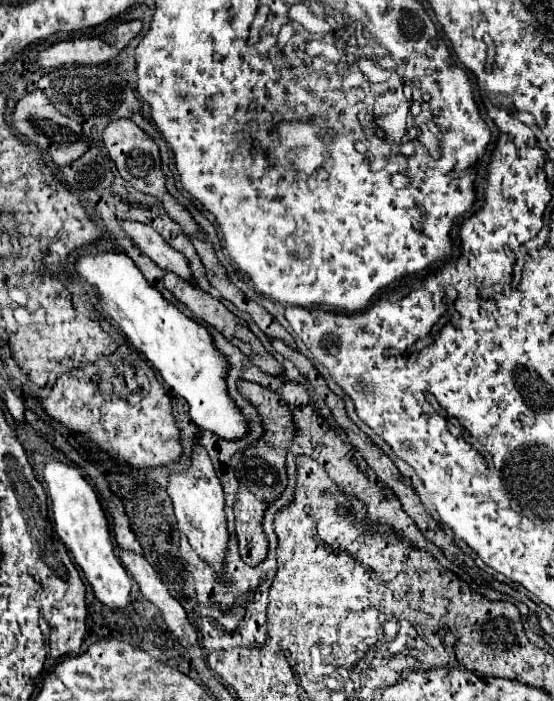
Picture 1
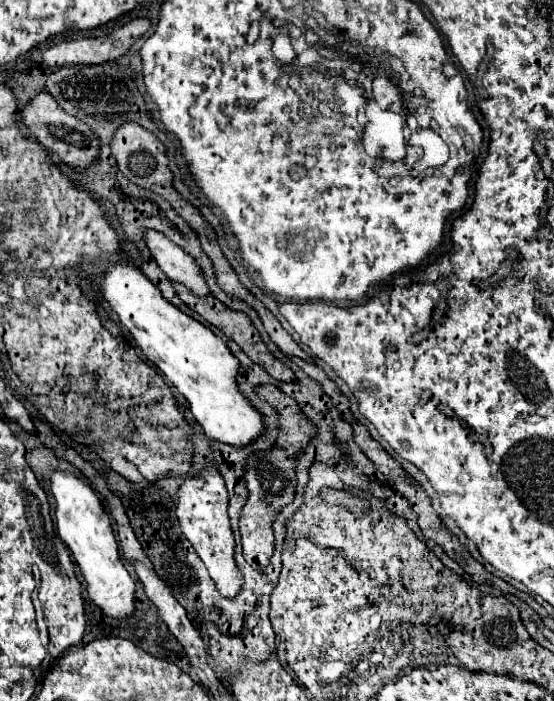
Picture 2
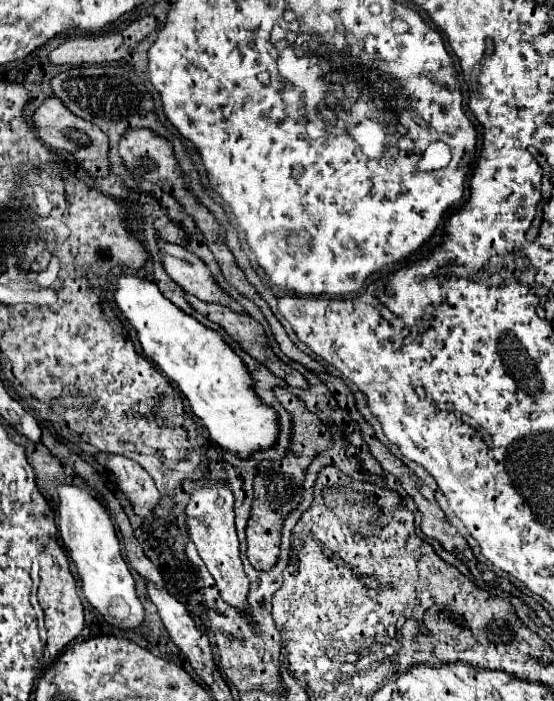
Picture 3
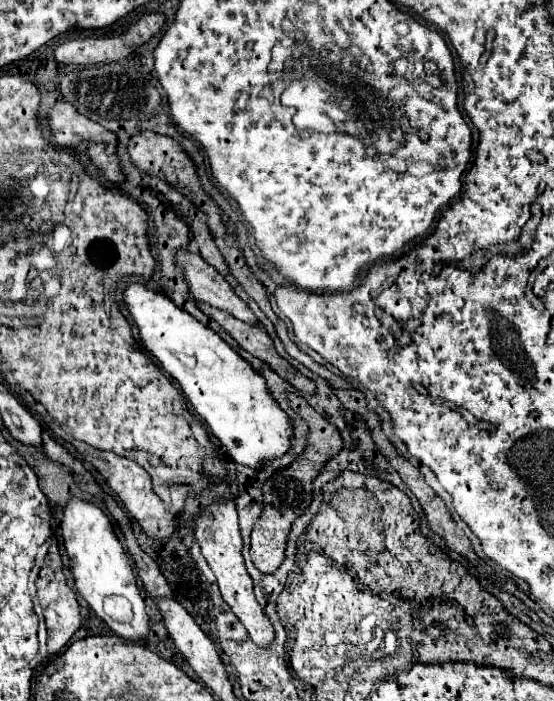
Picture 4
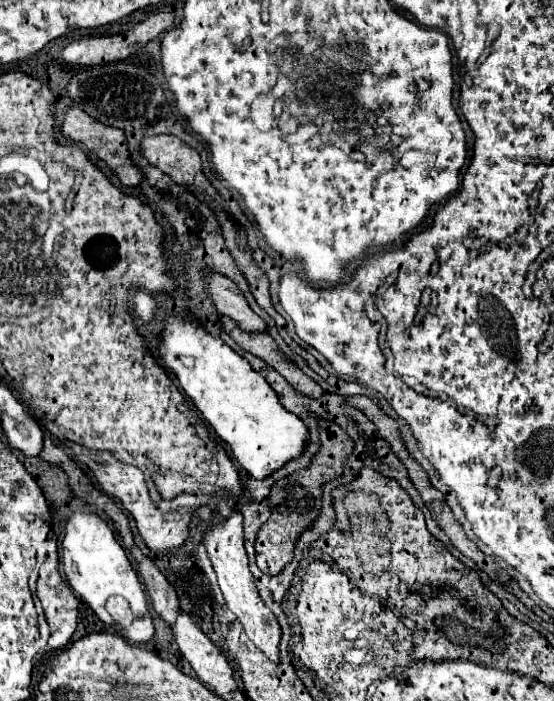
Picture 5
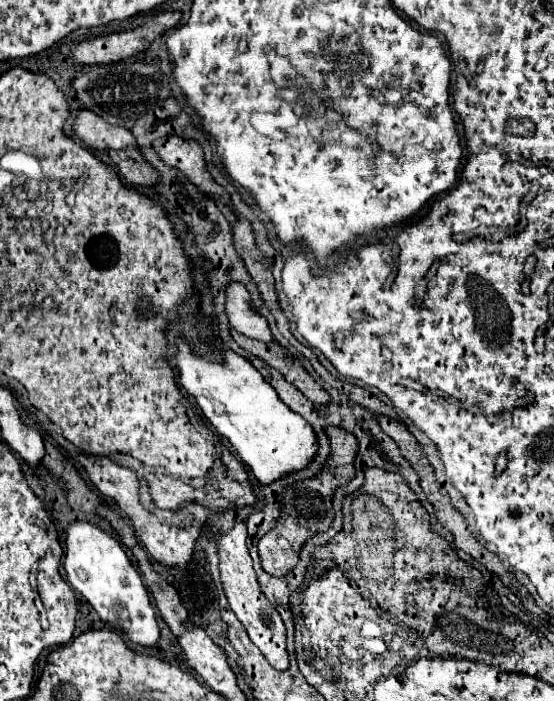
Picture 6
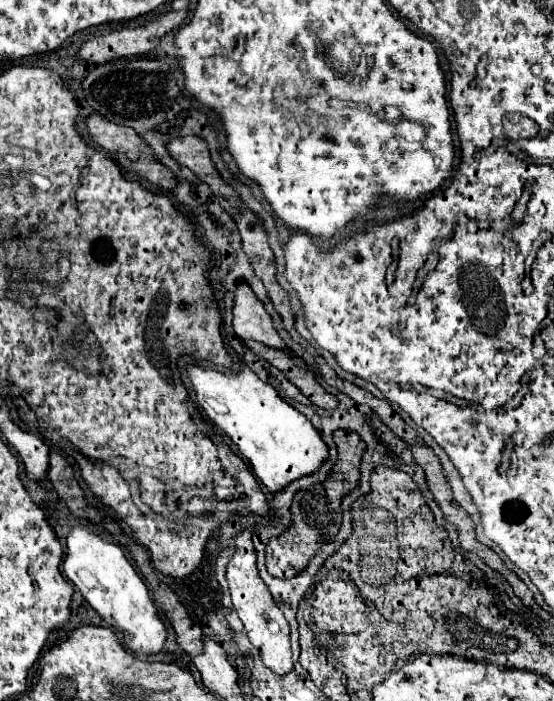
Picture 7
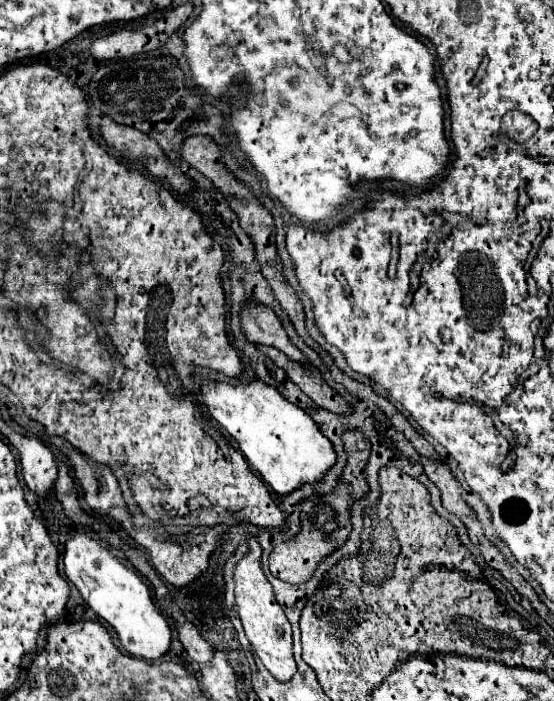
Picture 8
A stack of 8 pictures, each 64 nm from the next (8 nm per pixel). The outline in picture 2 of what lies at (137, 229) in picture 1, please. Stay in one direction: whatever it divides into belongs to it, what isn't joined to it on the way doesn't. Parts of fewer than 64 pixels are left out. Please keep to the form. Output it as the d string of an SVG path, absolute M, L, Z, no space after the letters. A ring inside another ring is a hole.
M144 230L144 242L150 248L158 266L162 268L162 272L170 280L188 286L198 296L208 294L208 286L202 278L202 270L196 266L192 256L188 256L182 248L176 248L174 242L170 242L164 234L156 230Z

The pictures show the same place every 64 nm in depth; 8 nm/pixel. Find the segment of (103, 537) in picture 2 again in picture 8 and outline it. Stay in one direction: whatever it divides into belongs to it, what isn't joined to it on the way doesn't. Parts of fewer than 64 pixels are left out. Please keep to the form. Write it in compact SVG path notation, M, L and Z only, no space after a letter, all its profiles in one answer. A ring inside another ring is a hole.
M76 532L66 542L64 572L80 590L86 604L118 632L120 644L128 654L142 660L156 660L166 654L172 636L166 618L154 606L144 580L132 568L124 566L108 546L102 546L86 532Z

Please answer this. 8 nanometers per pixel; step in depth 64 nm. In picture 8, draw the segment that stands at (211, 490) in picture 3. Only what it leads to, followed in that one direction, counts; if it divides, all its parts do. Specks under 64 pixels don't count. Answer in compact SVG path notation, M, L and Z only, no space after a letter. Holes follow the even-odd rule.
M248 540L246 556L242 556L234 566L234 598L240 620L244 624L244 632L262 664L276 680L290 680L296 674L296 662L292 658L292 630L282 606L274 598L272 584L266 580L260 568L260 554L262 548L258 546L258 542Z

